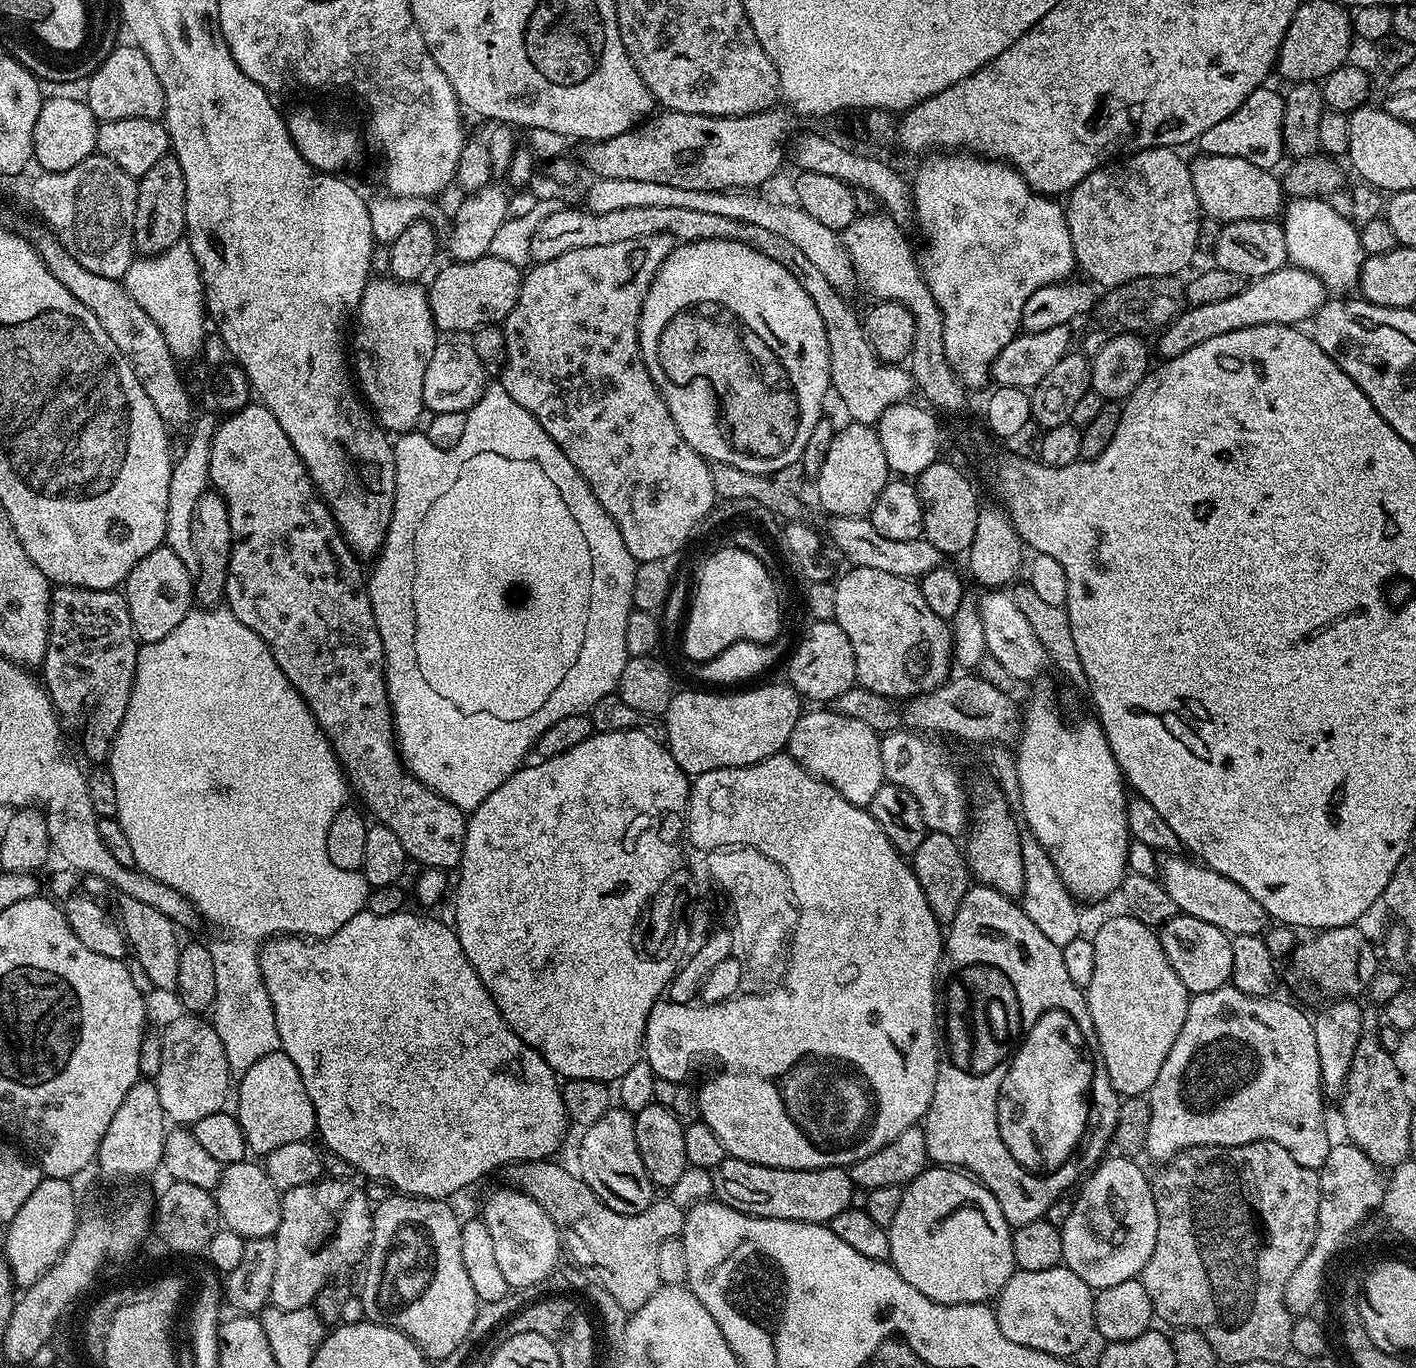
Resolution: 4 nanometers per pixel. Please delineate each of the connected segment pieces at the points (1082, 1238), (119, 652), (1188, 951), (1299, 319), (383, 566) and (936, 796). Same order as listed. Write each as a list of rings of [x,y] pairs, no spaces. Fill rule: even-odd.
[[[1119,1154],[1113,1157],[1113,1160],[1101,1159],[1091,1169],[1090,1175],[1083,1181],[1084,1189],[1081,1190],[1068,1221],[1062,1224],[1063,1263],[1085,1278],[1091,1277],[1091,1272],[1100,1272],[1099,1283],[1104,1286],[1137,1279],[1146,1262],[1150,1262],[1150,1254],[1154,1254],[1154,1242],[1158,1238],[1158,1210],[1149,1177],[1144,1177],[1144,1172],[1136,1165],[1135,1159]]]
[[[61,584],[52,588],[52,605],[48,611],[48,645],[44,655],[42,665],[42,683],[48,689],[48,697],[52,700],[52,707],[65,721],[68,720],[74,727],[80,728],[80,748],[84,751],[84,756],[96,766],[103,765],[107,761],[108,755],[112,753],[112,743],[118,734],[118,726],[122,726],[122,718],[126,714],[126,706],[130,702],[132,693],[132,679],[136,677],[136,653],[138,651],[138,641],[136,631],[132,629],[132,619],[128,609],[128,601],[124,599],[119,591],[107,588],[106,590],[90,590],[89,588],[75,588]]]
[[[1177,914],[1163,923],[1158,935],[1170,966],[1174,966],[1174,974],[1182,978],[1182,986],[1186,986],[1189,994],[1218,990],[1231,981],[1234,966],[1230,951],[1232,937],[1218,930],[1218,926],[1210,926],[1210,922],[1202,922],[1202,918]]]
[[[1285,266],[1245,283],[1241,292],[1234,294],[1234,298],[1222,298],[1222,302],[1206,302],[1206,306],[1194,304],[1185,307],[1159,333],[1160,341],[1156,348],[1164,360],[1169,360],[1178,354],[1186,354],[1186,350],[1194,350],[1194,346],[1207,342],[1209,338],[1218,338],[1218,334],[1230,334],[1230,330],[1263,324],[1303,325],[1304,280],[1306,274],[1301,268]]]
[[[494,382],[487,385],[486,391],[482,394],[479,402],[473,405],[466,413],[466,428],[462,434],[462,440],[458,442],[453,449],[440,450],[436,446],[428,444],[425,433],[420,430],[403,433],[395,441],[394,451],[396,453],[396,482],[397,485],[412,488],[415,484],[424,484],[424,496],[428,500],[404,500],[401,499],[394,506],[394,514],[390,518],[390,526],[388,533],[384,539],[384,544],[380,547],[378,555],[375,557],[372,572],[367,577],[368,581],[368,597],[372,603],[374,610],[374,618],[378,626],[378,634],[382,634],[382,646],[384,647],[384,681],[386,682],[386,690],[388,691],[388,701],[392,707],[392,724],[396,728],[396,747],[400,750],[400,759],[403,760],[405,768],[421,780],[423,784],[430,790],[434,790],[442,798],[446,798],[450,802],[454,802],[454,806],[458,806],[465,814],[472,813],[479,804],[486,802],[486,798],[490,798],[490,794],[494,794],[494,790],[498,790],[498,786],[502,786],[502,782],[506,782],[506,778],[510,778],[529,759],[530,753],[536,747],[536,739],[546,730],[550,730],[550,726],[554,726],[554,722],[558,722],[562,718],[570,718],[571,716],[583,716],[591,713],[592,708],[602,698],[613,695],[616,692],[618,682],[622,678],[622,670],[626,666],[628,660],[588,660],[588,652],[596,652],[596,644],[588,644],[588,612],[580,612],[580,604],[572,604],[572,596],[580,596],[580,588],[572,588],[572,582],[596,582],[596,578],[612,578],[612,564],[616,560],[624,568],[632,568],[634,561],[629,552],[624,551],[624,539],[618,530],[618,526],[614,522],[614,518],[610,518],[610,514],[606,514],[602,510],[602,502],[598,502],[592,496],[592,487],[587,484],[578,474],[578,470],[570,462],[570,458],[566,458],[566,454],[562,454],[562,450],[550,438],[550,434],[546,434],[546,430],[542,430],[542,426],[527,412],[522,406],[518,406],[518,402],[514,402],[514,398],[510,398],[510,394],[506,394],[503,383]]]
[[[907,730],[885,731],[880,736],[884,779],[914,794],[929,832],[959,837],[961,828],[967,829],[970,824],[970,796],[959,770],[955,768],[955,758],[936,740],[939,739]]]

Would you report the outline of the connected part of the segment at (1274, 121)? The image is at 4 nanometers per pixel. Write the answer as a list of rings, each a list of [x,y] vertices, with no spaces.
[[[1269,86],[1255,88],[1230,114],[1230,118],[1222,118],[1215,126],[1210,126],[1198,141],[1199,151],[1205,156],[1210,154],[1222,154],[1234,158],[1246,158],[1246,162],[1254,162],[1259,168],[1275,169],[1280,159],[1285,159],[1284,131],[1282,130],[1282,118],[1284,117],[1284,96],[1276,93]]]

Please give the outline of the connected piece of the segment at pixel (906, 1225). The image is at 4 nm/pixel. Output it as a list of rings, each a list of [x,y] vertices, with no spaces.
[[[929,1166],[904,1188],[902,1206],[898,1206],[898,1214],[892,1225],[888,1227],[890,1262],[898,1270],[898,1274],[902,1274],[902,1278],[906,1278],[906,1282],[910,1282],[910,1286],[914,1286],[914,1290],[918,1290],[918,1294],[926,1294],[926,1298],[930,1298],[935,1304],[982,1304],[999,1296],[1001,1290],[1006,1286],[1006,1282],[1012,1277],[1012,1273],[1017,1271],[1012,1249],[1012,1233],[1013,1229],[1010,1227],[1008,1219],[1002,1214],[1002,1206],[998,1206],[994,1194],[990,1194],[990,1190],[985,1188],[979,1180],[963,1170],[947,1166]]]

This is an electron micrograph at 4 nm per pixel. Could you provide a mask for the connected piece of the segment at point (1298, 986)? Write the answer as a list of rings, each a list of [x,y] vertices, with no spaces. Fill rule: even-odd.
[[[1359,927],[1325,928],[1317,931],[1313,940],[1297,943],[1282,976],[1288,979],[1295,999],[1301,1005],[1327,1005],[1333,1000],[1359,997],[1359,992],[1367,993],[1371,982],[1378,973],[1376,952],[1372,944],[1359,932]]]

